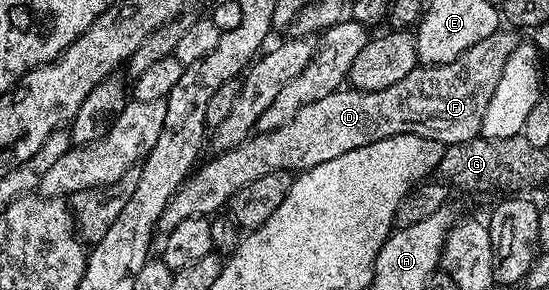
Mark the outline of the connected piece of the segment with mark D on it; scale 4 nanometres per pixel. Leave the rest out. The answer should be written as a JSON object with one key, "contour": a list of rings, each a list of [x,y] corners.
{"contour":[[[340,90],[305,106],[288,124],[281,125],[277,130],[252,135],[250,140],[236,148],[212,155],[212,160],[189,176],[169,206],[165,206],[158,231],[163,234],[171,232],[177,222],[185,222],[194,216],[215,216],[224,206],[230,205],[235,195],[249,186],[249,182],[257,182],[257,178],[265,178],[265,174],[298,174],[313,166],[321,166],[321,162],[341,158],[341,154],[349,154],[349,150],[381,142],[387,138],[389,130],[393,130],[393,124],[383,124],[381,118],[391,116],[391,110],[387,108],[391,108],[391,92],[375,96],[372,92]]]}

